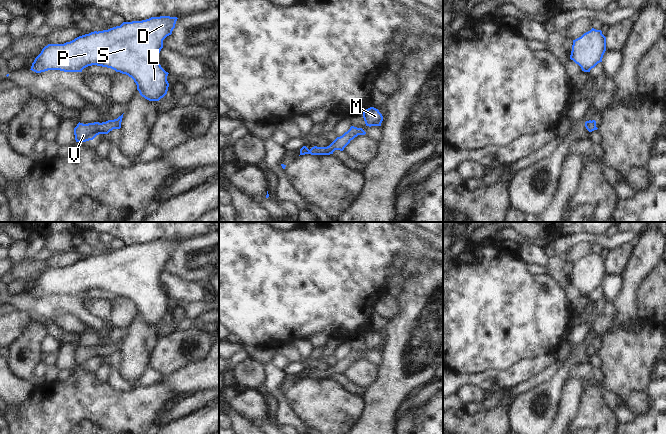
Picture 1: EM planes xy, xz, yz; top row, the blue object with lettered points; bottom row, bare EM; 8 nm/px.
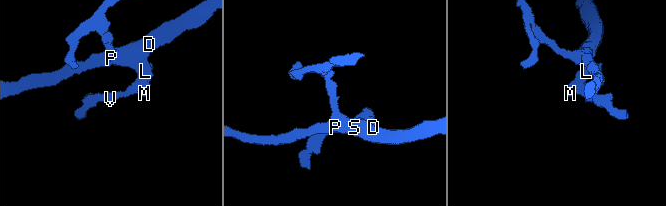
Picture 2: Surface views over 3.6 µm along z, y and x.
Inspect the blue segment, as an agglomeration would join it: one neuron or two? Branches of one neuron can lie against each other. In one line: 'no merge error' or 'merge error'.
no merge error

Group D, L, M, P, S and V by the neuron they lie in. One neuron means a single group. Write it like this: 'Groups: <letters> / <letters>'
Groups: D L M P S V

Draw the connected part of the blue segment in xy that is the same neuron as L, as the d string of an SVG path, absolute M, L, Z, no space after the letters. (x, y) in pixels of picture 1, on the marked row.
M151 17L142 21L123 22L120 26L94 31L64 44L48 44L35 58L31 69L36 73L48 70L82 72L88 66L107 67L131 77L140 95L149 101L159 101L168 91L168 72L159 64L163 40L172 34L177 17Z

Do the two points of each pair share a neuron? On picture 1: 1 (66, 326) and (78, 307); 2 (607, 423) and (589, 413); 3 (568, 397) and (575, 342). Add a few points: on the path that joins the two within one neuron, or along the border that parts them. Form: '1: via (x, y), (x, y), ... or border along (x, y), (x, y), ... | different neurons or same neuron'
1: border along (51, 319), (60, 313), (69, 313), (85, 327) | different neurons
2: via (603, 423), (599, 423), (593, 417) | same neuron
3: border along (569, 376), (563, 385), (560, 399) | different neurons

